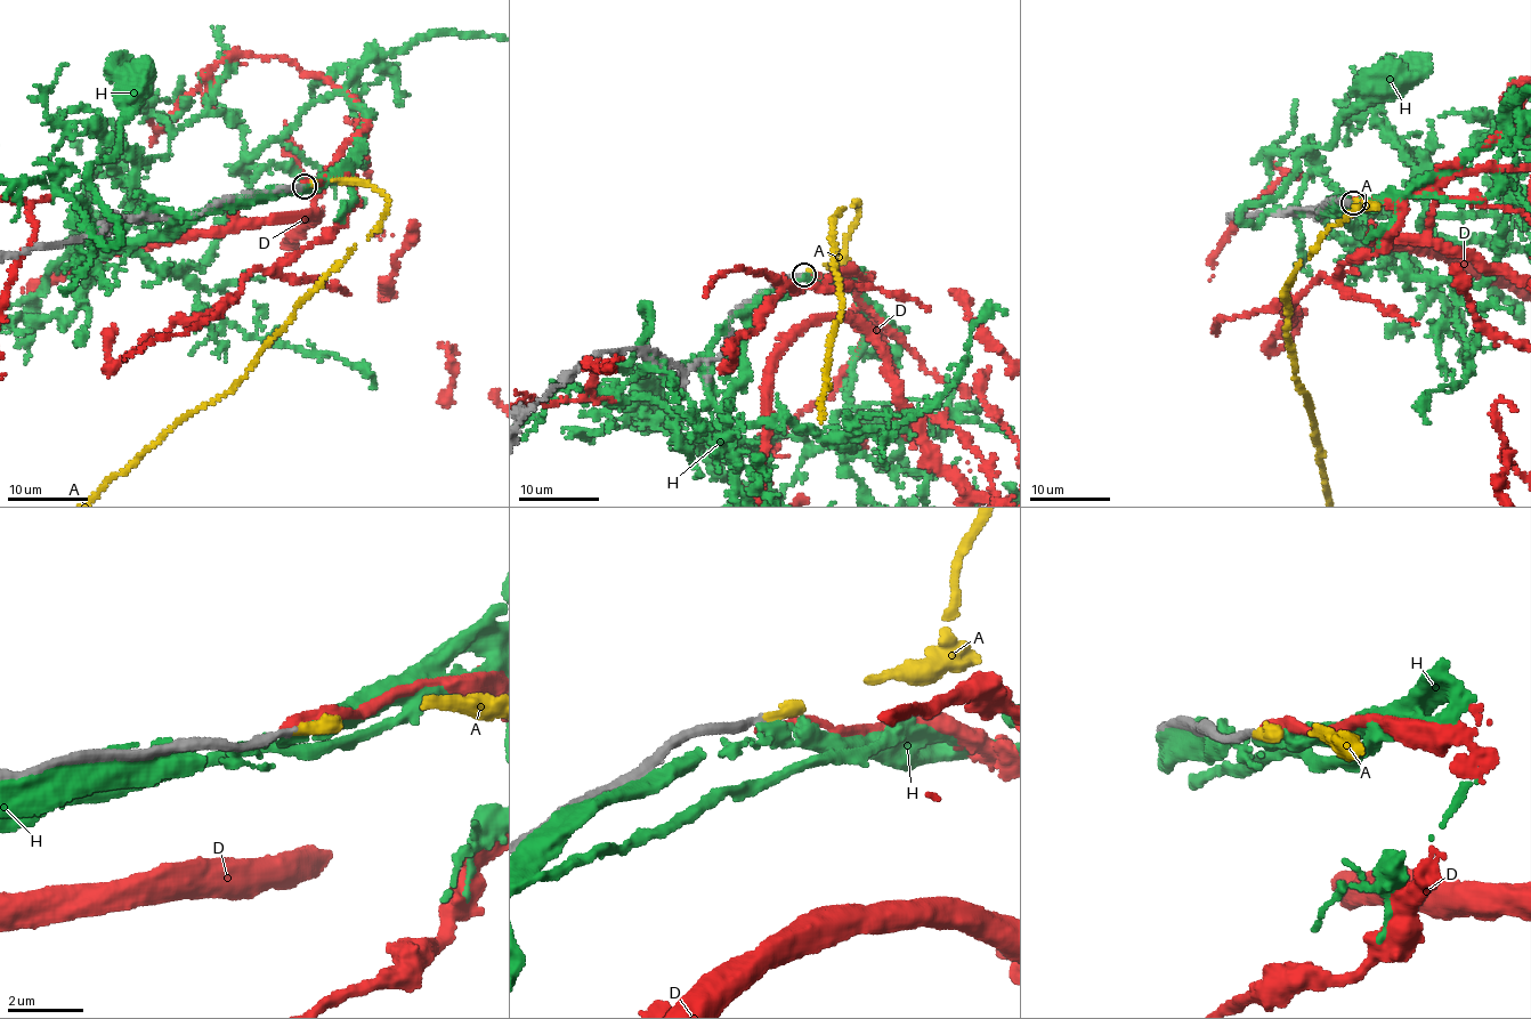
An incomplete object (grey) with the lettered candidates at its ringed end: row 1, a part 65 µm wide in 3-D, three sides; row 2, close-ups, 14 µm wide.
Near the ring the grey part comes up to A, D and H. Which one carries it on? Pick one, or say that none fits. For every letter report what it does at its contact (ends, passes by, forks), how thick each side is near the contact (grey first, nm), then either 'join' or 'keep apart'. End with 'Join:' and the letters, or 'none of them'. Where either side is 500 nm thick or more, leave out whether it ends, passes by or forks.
A: it ends there; 190 nm thick on the grey side, 260 nm on the other; join
D: it ends there; 190 nm thick on the grey side, 240 nm on the other; keep apart
H: it ends there; 220 nm thick on the grey side, 320 nm on the other; keep apart
Join: A

